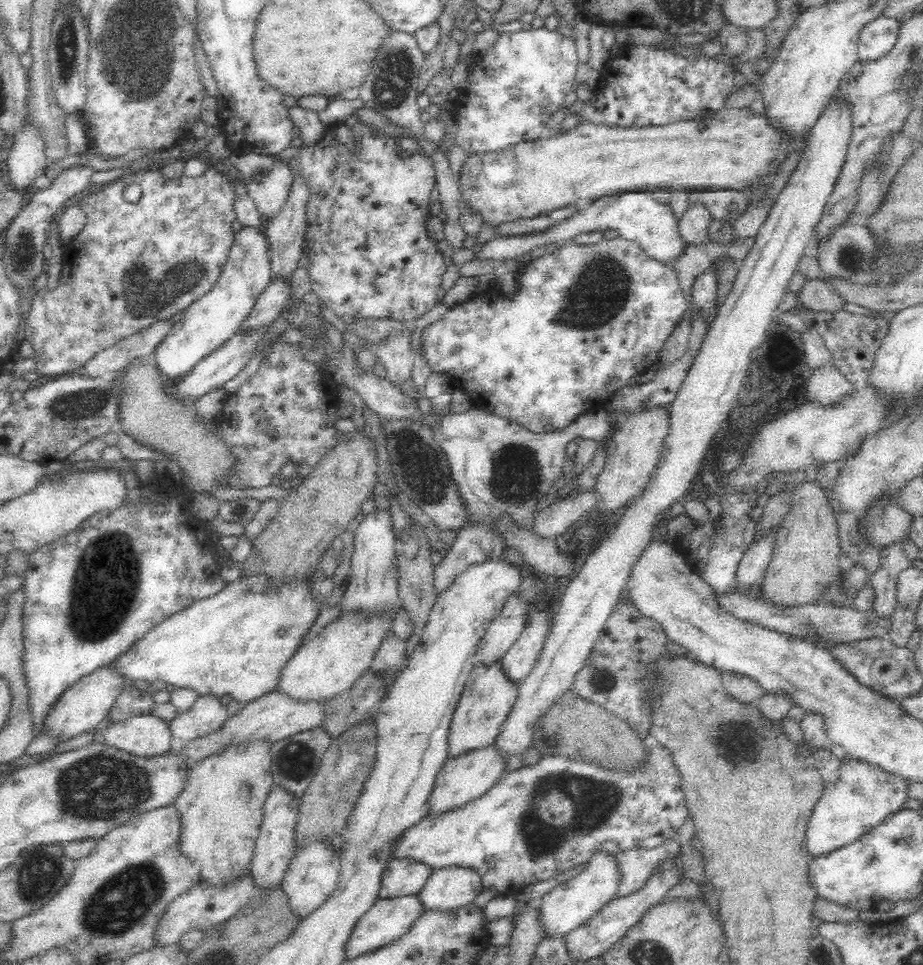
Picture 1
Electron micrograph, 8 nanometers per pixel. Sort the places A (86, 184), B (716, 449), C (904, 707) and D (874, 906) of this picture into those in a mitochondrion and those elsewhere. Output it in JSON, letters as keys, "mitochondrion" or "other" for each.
{"A":"other","B":"other","C":"other","D":"other"}

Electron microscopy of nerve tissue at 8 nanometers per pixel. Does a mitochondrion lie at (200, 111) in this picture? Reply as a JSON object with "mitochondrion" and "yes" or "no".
{"mitochondrion":"no"}

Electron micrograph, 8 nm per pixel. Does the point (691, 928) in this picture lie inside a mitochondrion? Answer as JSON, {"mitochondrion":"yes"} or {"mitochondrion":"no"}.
{"mitochondrion":"no"}

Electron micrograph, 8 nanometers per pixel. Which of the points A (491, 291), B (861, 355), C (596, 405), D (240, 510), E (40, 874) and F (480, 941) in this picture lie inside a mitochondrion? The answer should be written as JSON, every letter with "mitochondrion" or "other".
{"A":"other","B":"other","C":"other","D":"other","E":"mitochondrion","F":"other"}

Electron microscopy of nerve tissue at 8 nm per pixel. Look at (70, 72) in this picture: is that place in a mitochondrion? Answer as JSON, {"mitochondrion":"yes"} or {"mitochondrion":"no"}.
{"mitochondrion":"yes"}

